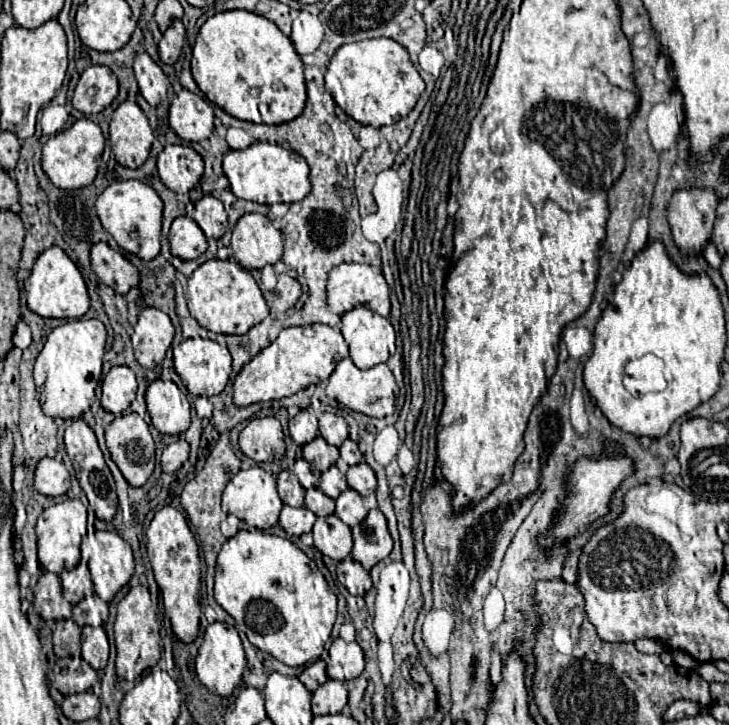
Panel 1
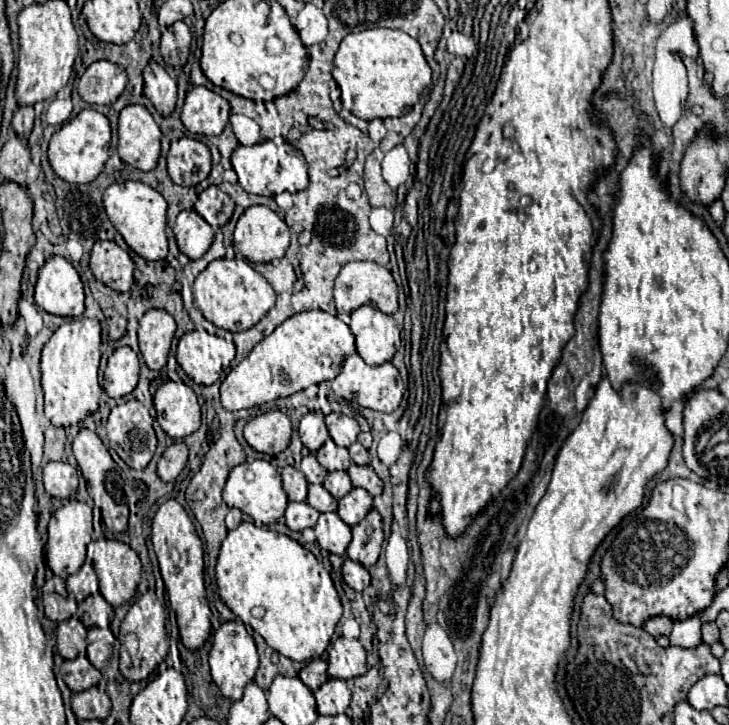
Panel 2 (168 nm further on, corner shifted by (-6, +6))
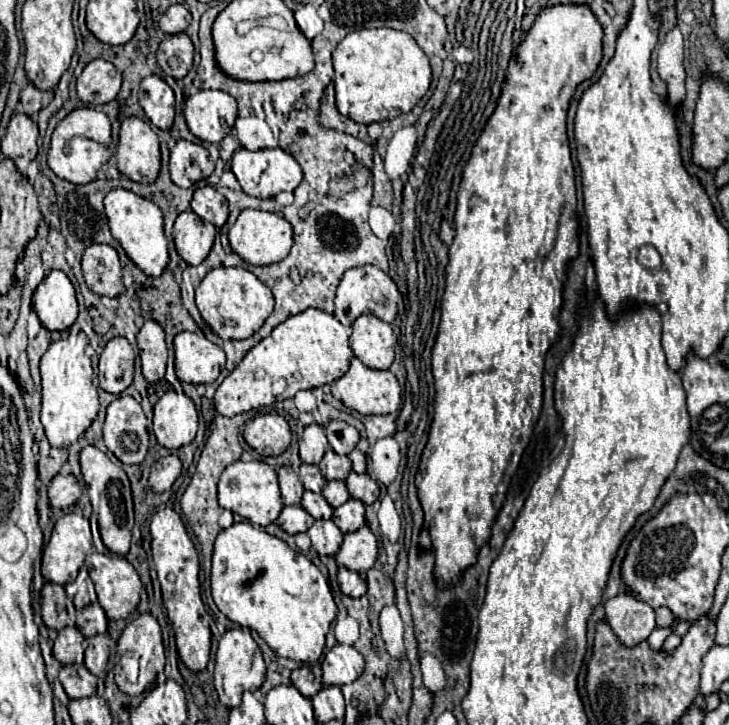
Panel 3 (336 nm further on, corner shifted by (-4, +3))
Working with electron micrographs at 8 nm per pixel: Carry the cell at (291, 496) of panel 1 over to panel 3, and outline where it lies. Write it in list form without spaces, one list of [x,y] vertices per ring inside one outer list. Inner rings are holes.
[[[282,466],[278,468],[278,480],[280,480],[280,492],[282,492],[284,504],[298,504],[304,494],[304,486],[298,474],[292,468]]]

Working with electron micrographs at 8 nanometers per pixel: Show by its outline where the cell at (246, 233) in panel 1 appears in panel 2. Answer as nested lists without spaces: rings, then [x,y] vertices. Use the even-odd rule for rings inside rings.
[[[266,205],[248,207],[236,223],[234,247],[250,263],[270,263],[280,259],[288,245],[288,225]]]

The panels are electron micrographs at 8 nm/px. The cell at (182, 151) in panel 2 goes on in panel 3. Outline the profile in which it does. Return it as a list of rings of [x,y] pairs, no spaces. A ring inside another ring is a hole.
[[[178,140],[170,152],[170,176],[174,184],[178,184],[180,188],[192,186],[192,180],[188,178],[188,172],[186,172],[186,168],[192,164],[200,168],[202,178],[208,178],[214,172],[214,162],[204,146],[188,140]]]

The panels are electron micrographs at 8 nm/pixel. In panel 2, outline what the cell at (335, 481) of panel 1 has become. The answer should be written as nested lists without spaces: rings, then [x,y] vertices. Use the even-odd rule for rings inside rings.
[[[332,471],[332,473],[328,473],[326,479],[324,479],[324,487],[326,487],[336,499],[340,499],[340,497],[344,497],[344,495],[352,489],[352,481],[350,481],[350,477],[348,477],[346,471]]]

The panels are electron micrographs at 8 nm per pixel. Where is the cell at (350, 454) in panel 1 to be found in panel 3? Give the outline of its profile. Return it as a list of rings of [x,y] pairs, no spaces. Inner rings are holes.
[[[356,448],[352,454],[348,454],[348,458],[352,460],[352,466],[354,466],[354,472],[358,474],[364,474],[366,472],[366,456]]]

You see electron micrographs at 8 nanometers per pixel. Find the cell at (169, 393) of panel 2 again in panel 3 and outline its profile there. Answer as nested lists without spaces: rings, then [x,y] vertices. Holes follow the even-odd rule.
[[[168,390],[154,406],[154,436],[168,450],[190,444],[196,436],[198,412],[194,402],[182,392]]]

